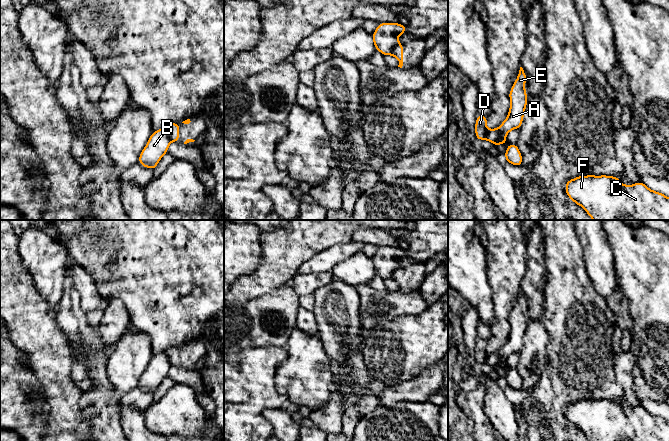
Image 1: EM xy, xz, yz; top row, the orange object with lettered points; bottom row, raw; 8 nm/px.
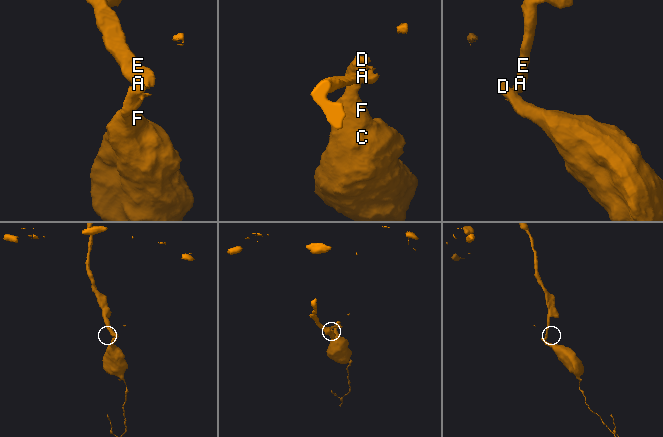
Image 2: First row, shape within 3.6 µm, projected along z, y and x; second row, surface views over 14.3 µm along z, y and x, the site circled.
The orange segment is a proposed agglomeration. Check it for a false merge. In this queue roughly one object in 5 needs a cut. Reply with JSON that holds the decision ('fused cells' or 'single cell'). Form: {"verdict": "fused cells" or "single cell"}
{"verdict": "fused cells"}

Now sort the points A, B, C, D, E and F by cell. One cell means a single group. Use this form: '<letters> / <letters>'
A E / B C D F

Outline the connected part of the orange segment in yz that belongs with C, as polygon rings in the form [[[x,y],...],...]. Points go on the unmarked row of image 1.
[[[578,400],[566,406],[565,415],[590,441],[669,441],[669,421],[649,413],[641,405],[623,409],[618,401]]]

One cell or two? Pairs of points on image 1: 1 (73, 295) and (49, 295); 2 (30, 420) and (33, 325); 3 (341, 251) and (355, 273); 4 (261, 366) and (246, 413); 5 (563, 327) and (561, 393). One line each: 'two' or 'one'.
1: two
2: two
3: two
4: one
5: one

